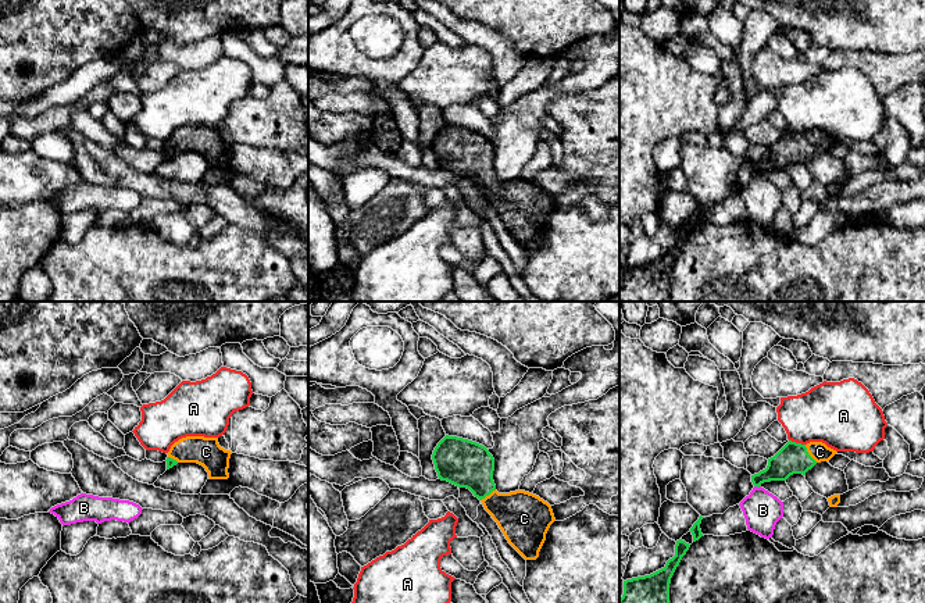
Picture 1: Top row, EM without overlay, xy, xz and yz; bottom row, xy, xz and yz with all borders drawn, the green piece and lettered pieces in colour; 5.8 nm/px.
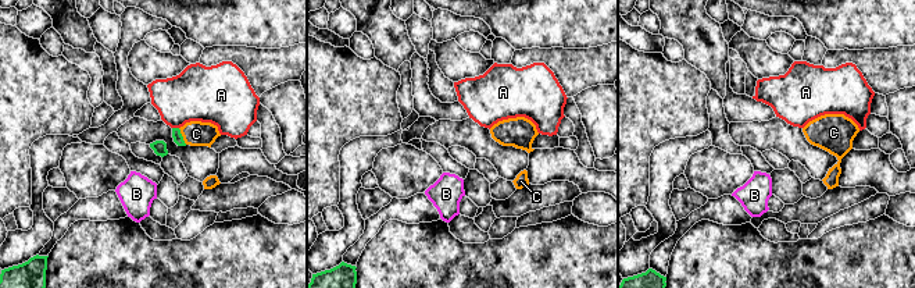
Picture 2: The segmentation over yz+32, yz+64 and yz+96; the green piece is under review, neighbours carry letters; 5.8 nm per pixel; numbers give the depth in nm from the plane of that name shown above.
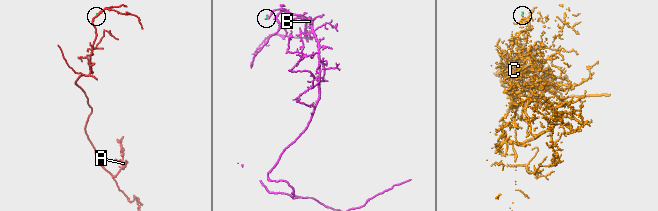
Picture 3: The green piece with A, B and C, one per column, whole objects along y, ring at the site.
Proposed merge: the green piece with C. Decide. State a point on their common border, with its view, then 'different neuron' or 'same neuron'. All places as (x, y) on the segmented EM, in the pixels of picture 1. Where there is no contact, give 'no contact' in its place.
meets green in yz at (807, 453); same neuron

